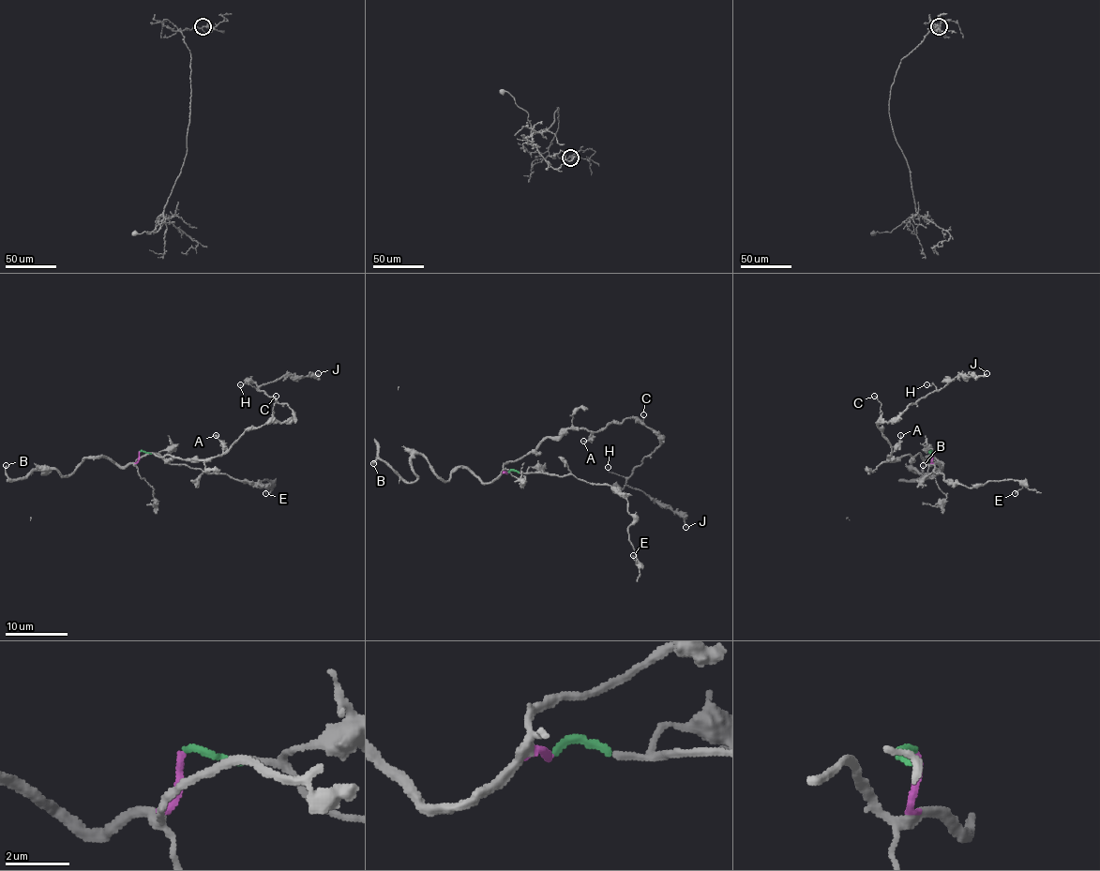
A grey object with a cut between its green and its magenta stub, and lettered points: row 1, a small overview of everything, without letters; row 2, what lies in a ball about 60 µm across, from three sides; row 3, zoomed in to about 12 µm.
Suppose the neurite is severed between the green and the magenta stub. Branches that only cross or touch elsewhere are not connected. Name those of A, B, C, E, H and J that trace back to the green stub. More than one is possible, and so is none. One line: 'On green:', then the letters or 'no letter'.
On green: E

